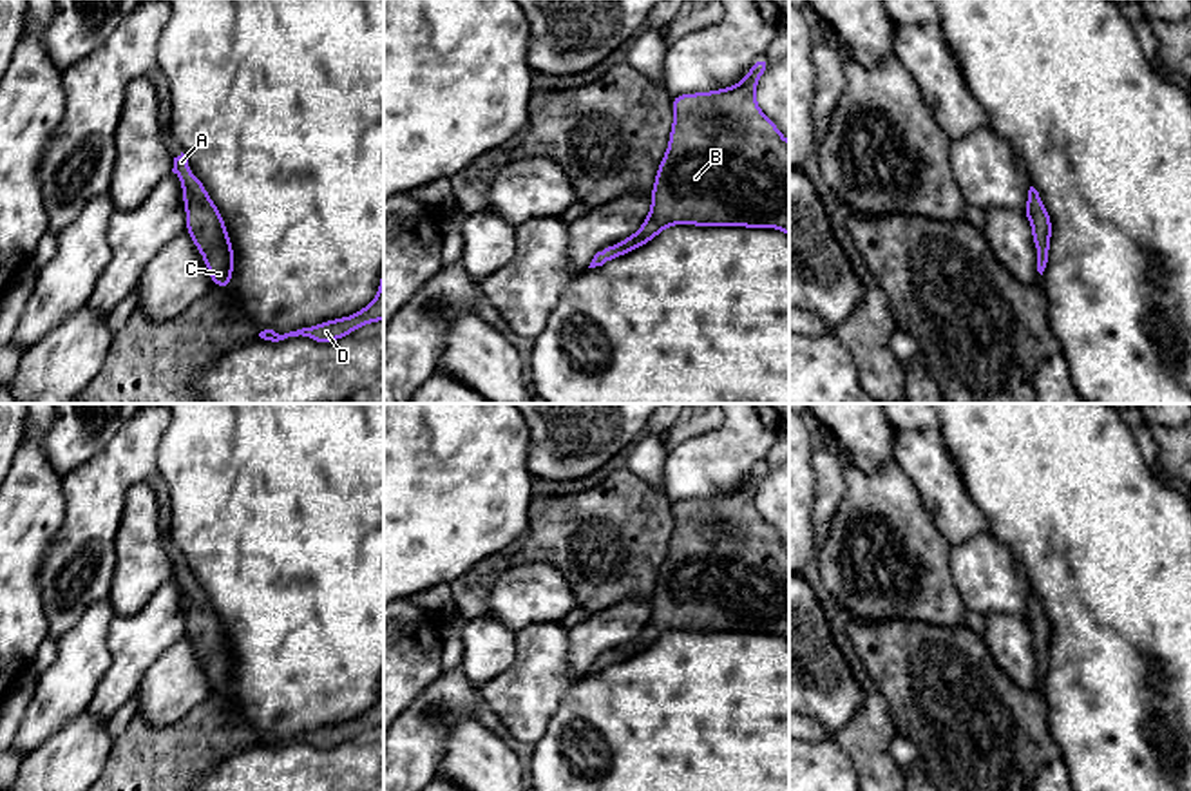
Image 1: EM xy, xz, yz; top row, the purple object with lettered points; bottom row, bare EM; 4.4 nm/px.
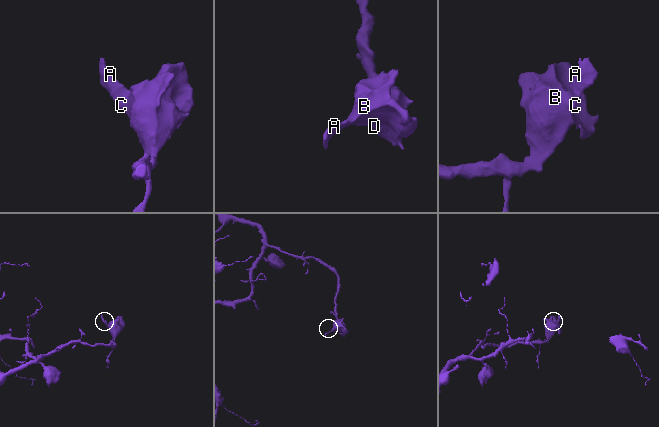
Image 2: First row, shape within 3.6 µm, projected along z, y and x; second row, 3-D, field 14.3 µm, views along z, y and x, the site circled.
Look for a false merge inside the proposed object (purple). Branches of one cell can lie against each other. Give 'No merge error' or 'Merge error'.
No merge error

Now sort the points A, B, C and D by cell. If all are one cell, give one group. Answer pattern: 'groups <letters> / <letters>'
groups A B C D

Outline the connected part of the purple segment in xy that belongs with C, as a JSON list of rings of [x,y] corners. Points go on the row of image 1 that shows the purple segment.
[[[183,152],[174,157],[172,172],[183,185],[185,232],[194,239],[195,248],[203,255],[212,284],[228,291],[235,259],[230,233],[205,185],[188,168],[190,163]]]

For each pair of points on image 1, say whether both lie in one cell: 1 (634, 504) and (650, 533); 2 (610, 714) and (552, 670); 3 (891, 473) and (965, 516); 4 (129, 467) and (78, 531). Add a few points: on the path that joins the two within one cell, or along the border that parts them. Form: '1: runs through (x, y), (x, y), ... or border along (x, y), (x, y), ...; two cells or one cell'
1: runs through (634, 511), (634, 516), (643, 525); one cell
2: border along (580, 677), (549, 721); two cells
3: border along (893, 458), (914, 487), (934, 525); two cells
4: runs through (113, 484), (93, 504), (91, 514); one cell

